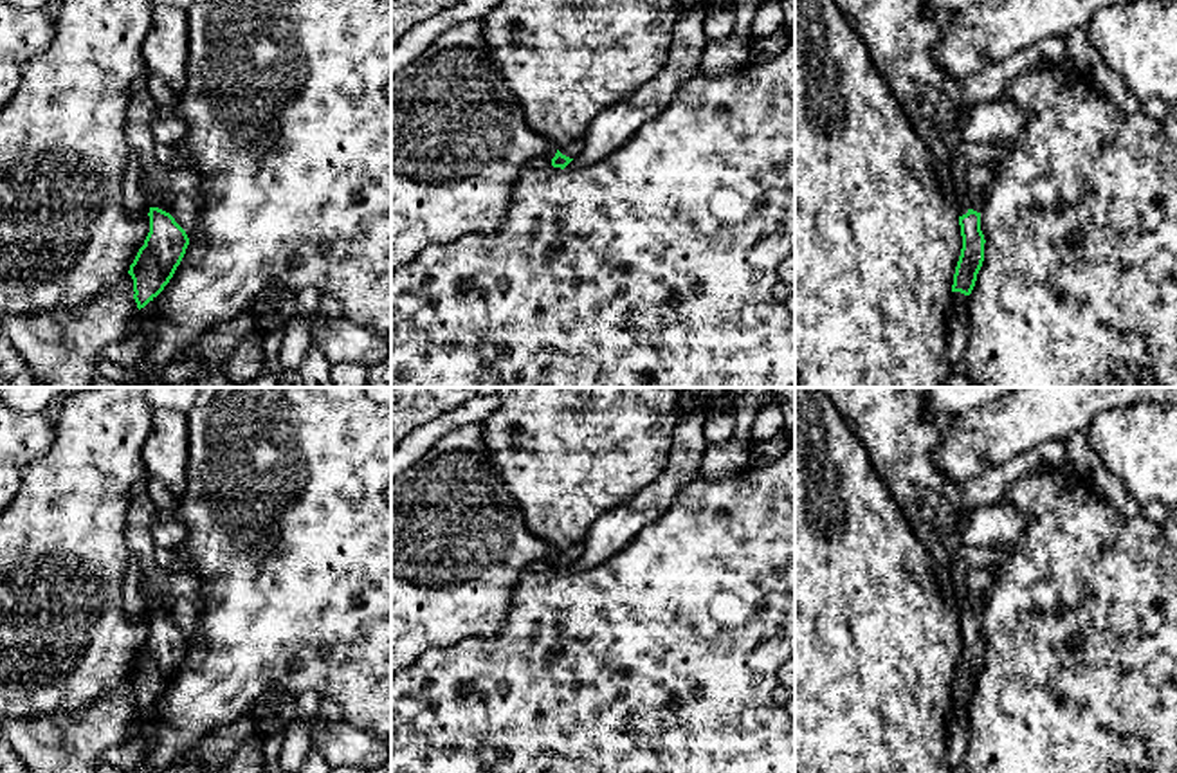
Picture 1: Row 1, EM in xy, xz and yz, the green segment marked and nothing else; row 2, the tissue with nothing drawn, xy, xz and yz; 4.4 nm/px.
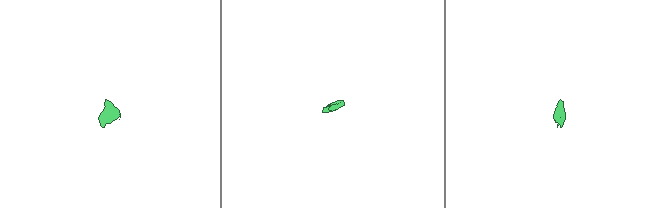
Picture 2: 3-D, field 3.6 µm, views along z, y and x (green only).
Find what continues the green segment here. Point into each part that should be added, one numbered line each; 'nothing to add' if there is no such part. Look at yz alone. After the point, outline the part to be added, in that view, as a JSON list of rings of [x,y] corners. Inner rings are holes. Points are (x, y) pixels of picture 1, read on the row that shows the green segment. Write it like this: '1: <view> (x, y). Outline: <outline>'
1: yz (959, 166). Outline: [[[970,108],[959,110],[959,123],[948,132],[946,142],[948,142],[948,155],[952,162],[952,178],[953,178],[953,209],[959,216],[966,214],[972,209],[972,200],[968,195],[968,169],[970,164],[966,159],[959,153],[959,146],[963,142],[963,128],[968,119]]]
2: yz (958, 314). Outline: [[[952,292],[952,301],[948,308],[948,344],[946,359],[950,364],[964,359],[970,337],[970,314],[968,314],[968,296],[961,292]]]

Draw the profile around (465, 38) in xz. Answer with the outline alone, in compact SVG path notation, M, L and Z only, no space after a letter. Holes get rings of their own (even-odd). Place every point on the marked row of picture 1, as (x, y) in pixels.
M483 18L443 31L391 81L391 272L409 265L424 249L445 245L467 234L487 234L506 218L512 189L535 157L553 159L559 146L535 133L517 99L492 63L483 38Z

